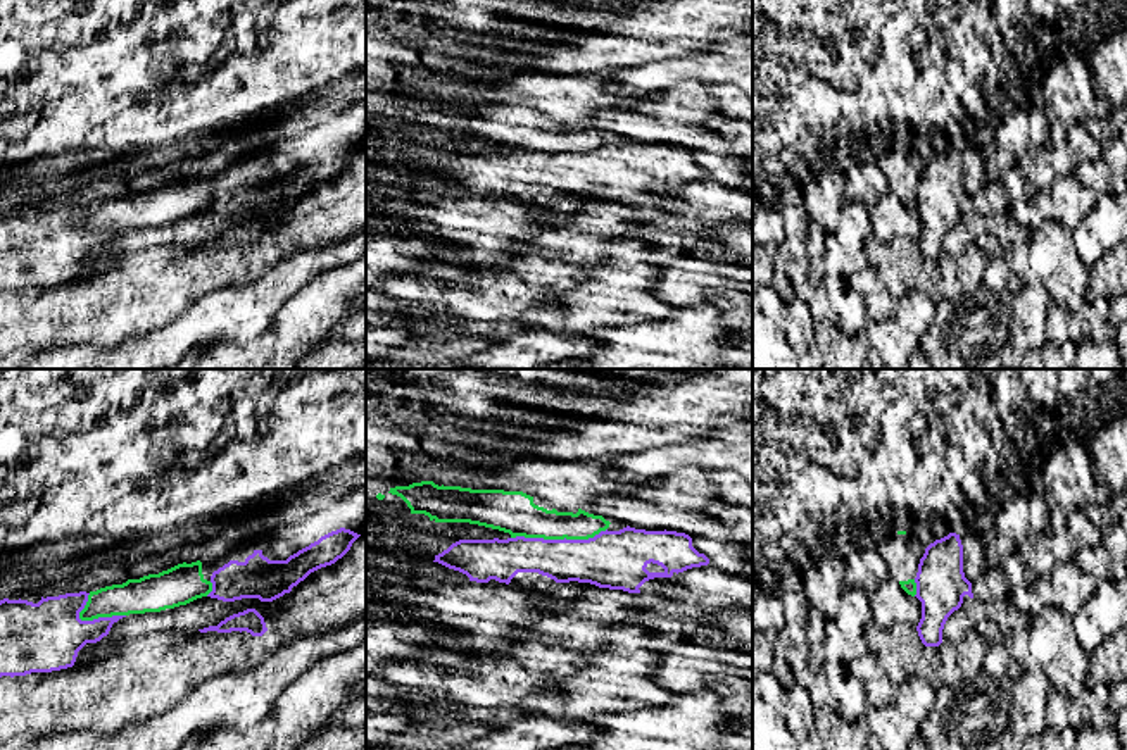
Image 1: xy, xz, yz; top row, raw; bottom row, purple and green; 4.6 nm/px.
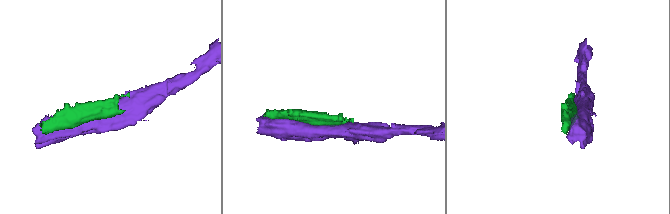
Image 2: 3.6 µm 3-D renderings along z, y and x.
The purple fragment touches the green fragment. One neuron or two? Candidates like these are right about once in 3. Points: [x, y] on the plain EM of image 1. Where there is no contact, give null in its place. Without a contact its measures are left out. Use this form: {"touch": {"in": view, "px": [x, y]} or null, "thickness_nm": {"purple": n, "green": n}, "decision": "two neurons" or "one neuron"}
{"touch": {"in": "xz", "px": [558, 154]}, "thickness_nm": {"purple": 260, "green": 200}, "decision": "two neurons"}

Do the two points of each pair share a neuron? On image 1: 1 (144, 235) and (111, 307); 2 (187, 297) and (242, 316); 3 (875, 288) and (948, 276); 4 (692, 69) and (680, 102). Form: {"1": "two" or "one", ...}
{"1": "two", "2": "two", "3": "two", "4": "two"}

